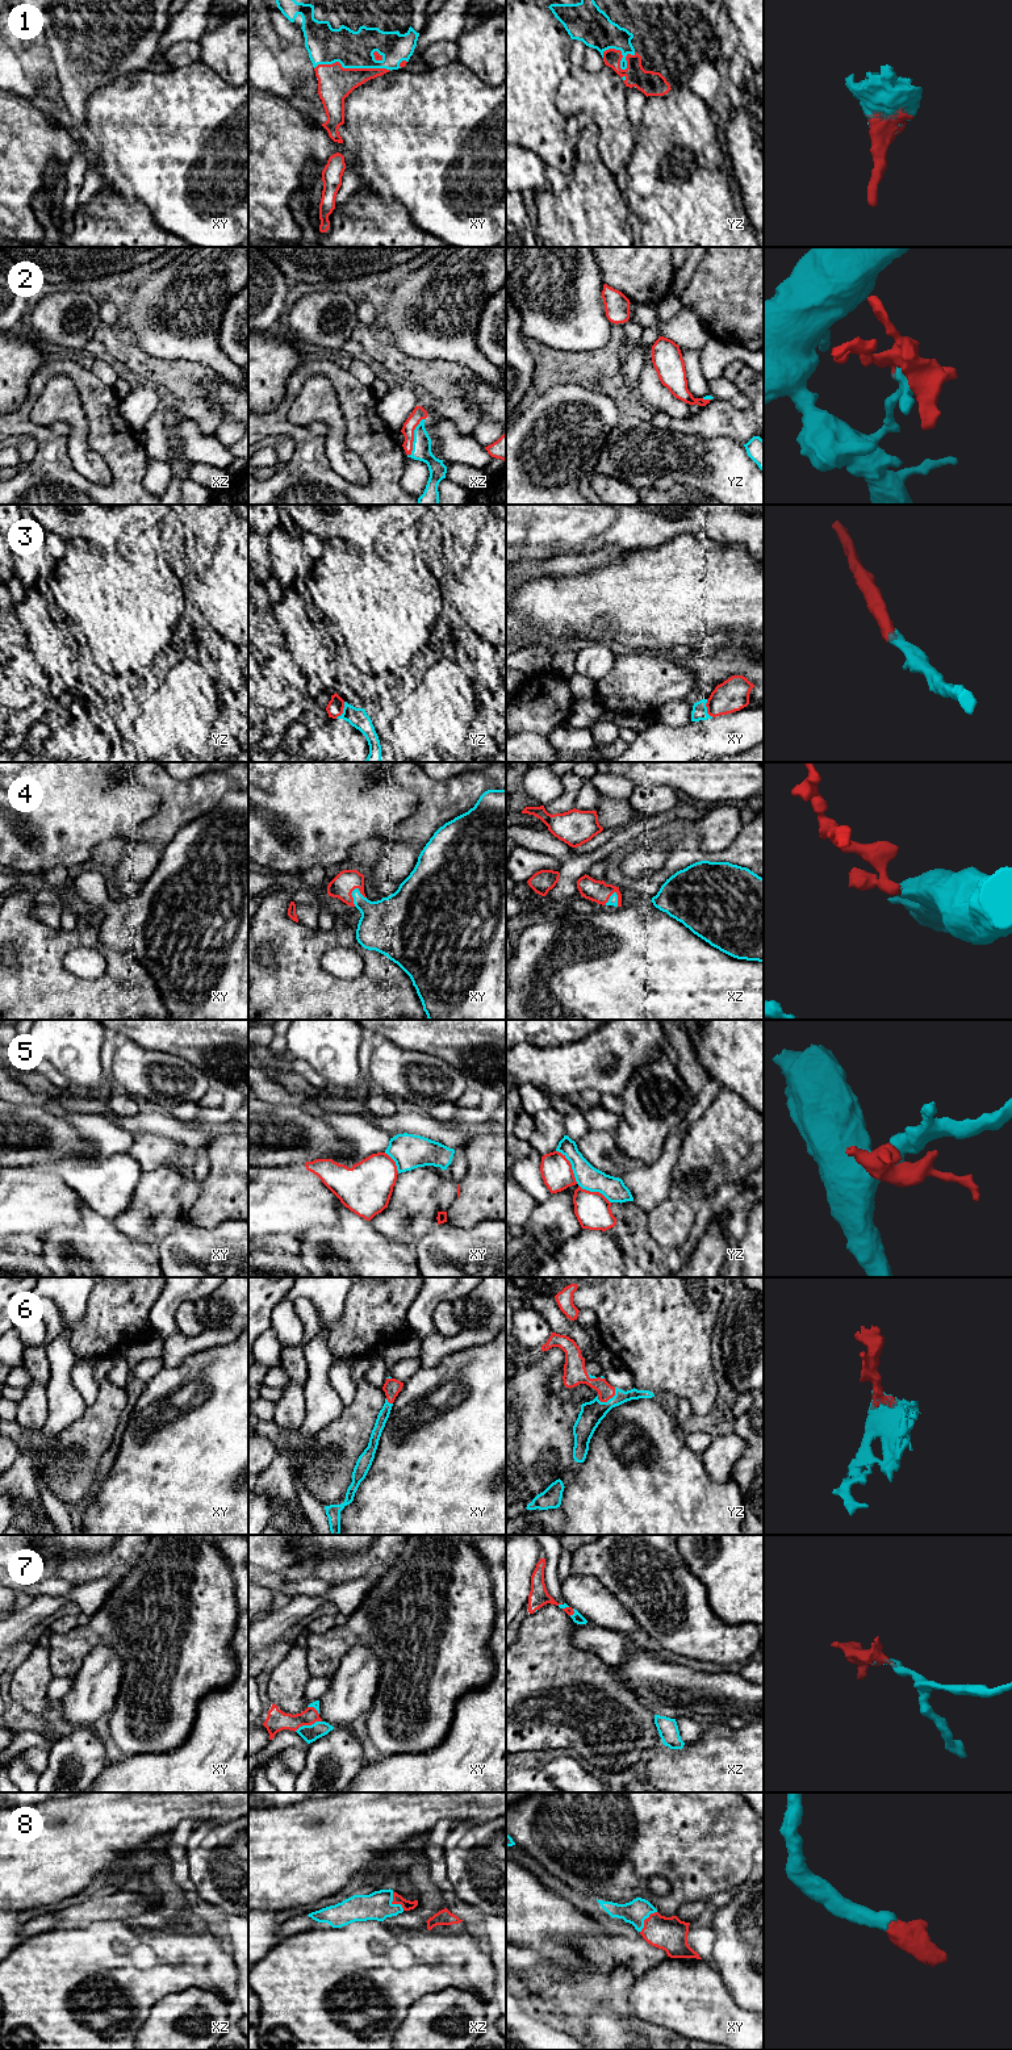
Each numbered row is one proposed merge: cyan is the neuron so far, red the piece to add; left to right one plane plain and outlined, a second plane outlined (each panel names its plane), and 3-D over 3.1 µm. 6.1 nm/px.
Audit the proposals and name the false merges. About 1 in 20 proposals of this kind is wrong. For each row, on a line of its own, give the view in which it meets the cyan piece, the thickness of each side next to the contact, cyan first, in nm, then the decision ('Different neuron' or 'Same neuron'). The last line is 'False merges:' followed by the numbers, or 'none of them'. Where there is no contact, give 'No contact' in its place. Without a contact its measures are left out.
1: Touches cyan in xy. Thickness 220 nm (cyan) against 220 nm. Same neuron
2: Touches cyan in xz. Thickness 110 nm (cyan) against 80 nm. Same neuron
3: Touches cyan in xy. Thickness 100 nm (cyan) against 200 nm. Same neuron
4: Touches cyan in xy. Thickness 280 nm (cyan) against 140 nm. Same neuron
5: Touches cyan in yz. Thickness 150 nm (cyan) against 190 nm. Different neuron
6: Touches cyan in yz. Thickness 150 nm (cyan) against 120 nm. Same neuron
7: Touches cyan in xy. Thickness 100 nm (cyan) against 130 nm. Same neuron
8: Touches cyan in xz. Thickness 180 nm (cyan) against 60 nm. Same neuron
False merges: 5

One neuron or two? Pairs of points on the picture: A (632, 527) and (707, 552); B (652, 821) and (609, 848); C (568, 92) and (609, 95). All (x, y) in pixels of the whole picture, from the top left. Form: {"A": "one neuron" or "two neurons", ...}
{"A": "two neurons", "B": "one neuron", "C": "one neuron"}

